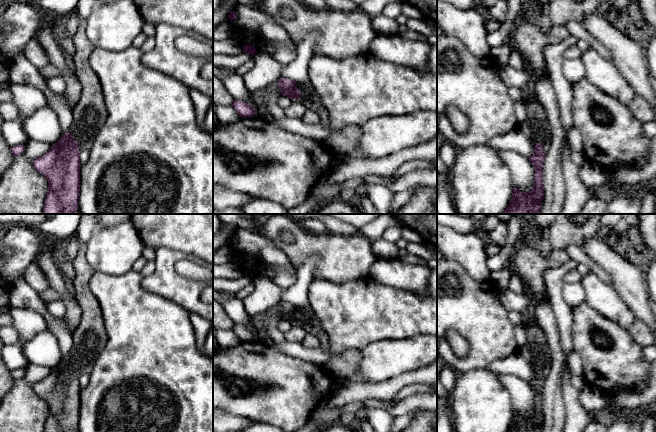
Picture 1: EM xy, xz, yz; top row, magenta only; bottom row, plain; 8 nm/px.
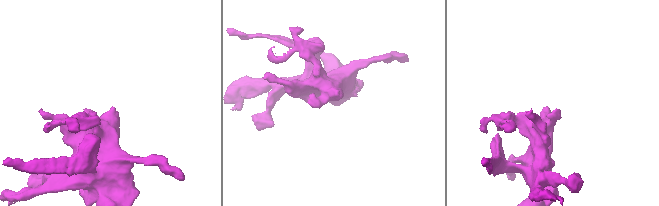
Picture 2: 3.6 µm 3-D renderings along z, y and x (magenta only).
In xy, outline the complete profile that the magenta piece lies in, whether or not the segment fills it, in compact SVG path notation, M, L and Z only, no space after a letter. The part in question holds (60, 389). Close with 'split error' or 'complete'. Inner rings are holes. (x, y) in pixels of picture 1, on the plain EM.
M80 243L78 253L72 261L76 273L72 282L74 298L81 308L82 314L77 329L72 333L73 344L71 350L55 368L51 369L48 376L33 385L35 394L48 404L48 416L44 432L78 432L81 392L80 376L82 374L91 374L94 362L108 340L100 304L89 287L89 282L95 271L87 262L86 249L86 244Z; split error

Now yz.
M537 321L527 328L526 343L520 351L534 374L529 384L535 391L535 402L531 415L521 416L513 411L507 432L541 432L544 422L543 385L551 369L552 357L546 335Z; split error

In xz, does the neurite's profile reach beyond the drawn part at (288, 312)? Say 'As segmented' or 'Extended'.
Extended

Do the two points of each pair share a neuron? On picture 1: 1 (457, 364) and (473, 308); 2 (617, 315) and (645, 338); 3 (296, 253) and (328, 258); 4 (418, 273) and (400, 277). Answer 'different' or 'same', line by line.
1: same
2: different
3: same
4: same

